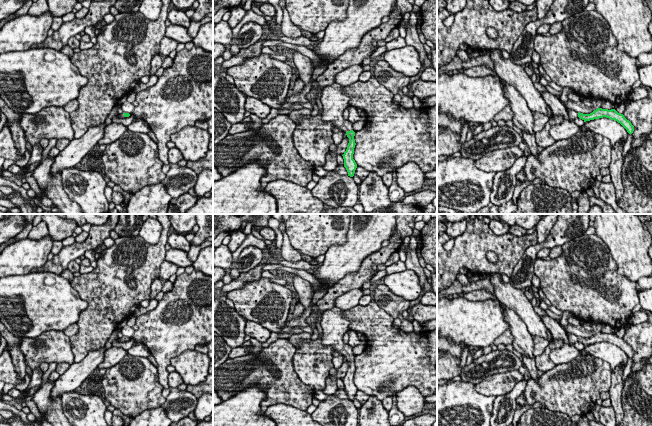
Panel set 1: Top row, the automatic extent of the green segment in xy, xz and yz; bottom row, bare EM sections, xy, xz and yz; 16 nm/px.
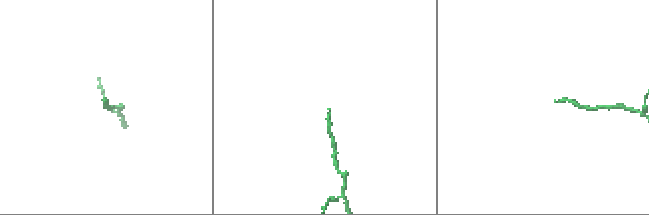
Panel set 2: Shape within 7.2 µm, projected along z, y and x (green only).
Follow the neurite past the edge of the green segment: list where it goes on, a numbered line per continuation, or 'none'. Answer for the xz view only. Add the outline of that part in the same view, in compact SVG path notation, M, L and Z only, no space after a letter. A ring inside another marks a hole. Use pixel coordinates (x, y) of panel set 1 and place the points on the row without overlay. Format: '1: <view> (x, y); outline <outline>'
1: xz (334, 324); outline M333 307L323 312L321 316L322 345L331 346L334 352L342 356L353 354L353 348L342 340L344 334L349 331L350 321L343 315L344 310Z

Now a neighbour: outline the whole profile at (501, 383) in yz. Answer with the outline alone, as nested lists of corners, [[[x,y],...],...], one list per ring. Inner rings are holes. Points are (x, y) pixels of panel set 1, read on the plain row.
[[[519,370],[497,373],[486,377],[474,385],[474,389],[485,396],[498,396],[509,393],[516,383],[524,379]]]

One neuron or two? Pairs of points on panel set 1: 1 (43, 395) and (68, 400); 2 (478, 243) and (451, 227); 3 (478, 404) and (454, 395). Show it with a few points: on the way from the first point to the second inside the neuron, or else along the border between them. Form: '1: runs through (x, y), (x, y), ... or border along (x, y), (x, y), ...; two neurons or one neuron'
1: border along (60, 397), (62, 411), (65, 415); two neurons
2: border along (467, 224), (464, 231), (453, 238); two neurons
3: runs through (472, 404), (460, 401); one neuron

